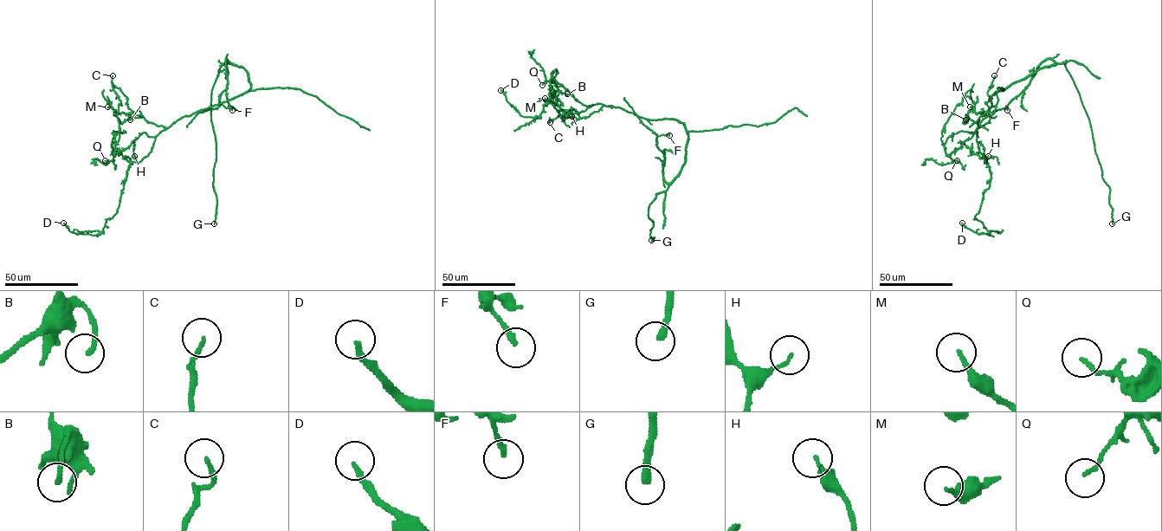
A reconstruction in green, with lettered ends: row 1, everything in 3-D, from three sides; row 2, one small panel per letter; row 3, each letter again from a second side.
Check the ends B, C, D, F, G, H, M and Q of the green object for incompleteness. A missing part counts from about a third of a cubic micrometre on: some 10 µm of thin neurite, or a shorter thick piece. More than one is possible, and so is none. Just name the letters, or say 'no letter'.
G

